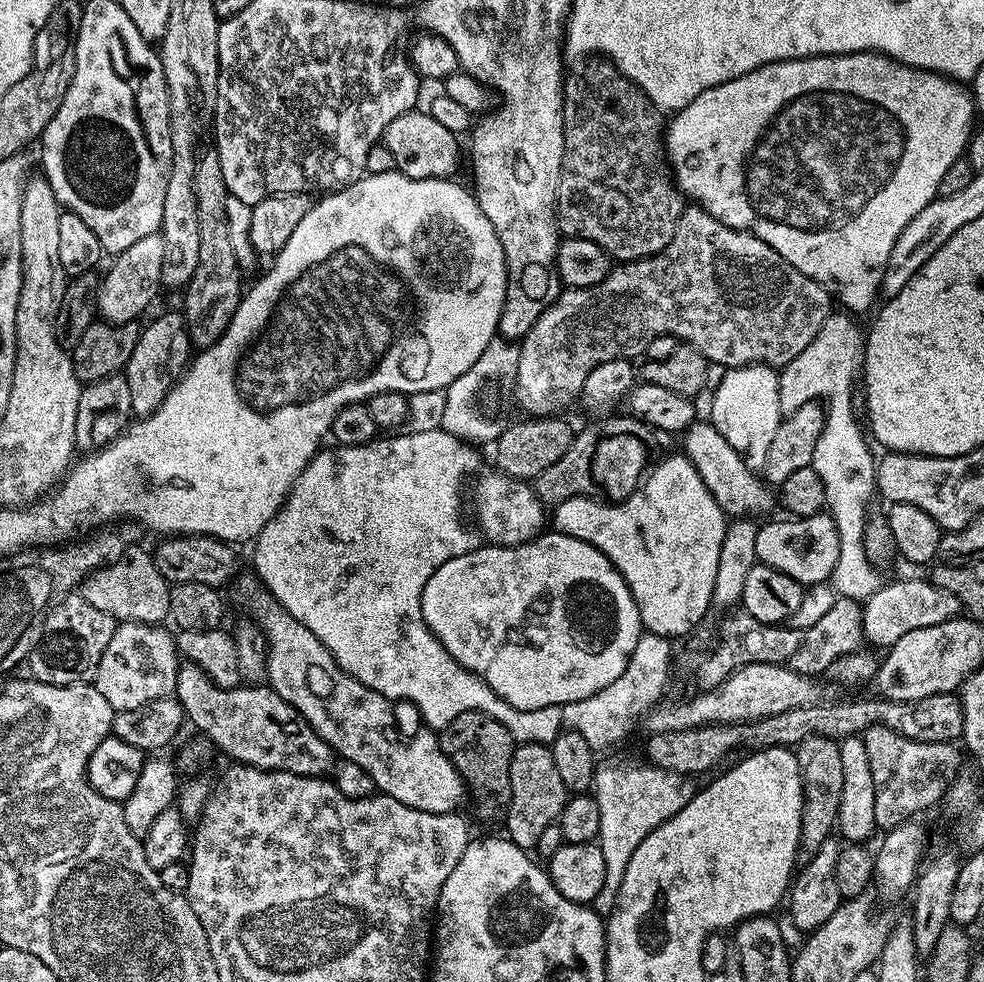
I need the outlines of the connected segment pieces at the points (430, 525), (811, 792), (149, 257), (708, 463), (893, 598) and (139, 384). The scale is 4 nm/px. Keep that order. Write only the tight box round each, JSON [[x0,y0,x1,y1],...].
[[266,428,565,745],[794,736,842,862],[96,234,164,324],[682,418,774,516],[863,579,961,650],[122,311,190,417]]

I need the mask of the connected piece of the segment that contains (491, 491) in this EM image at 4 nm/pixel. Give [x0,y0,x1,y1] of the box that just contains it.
[476,470,545,548]

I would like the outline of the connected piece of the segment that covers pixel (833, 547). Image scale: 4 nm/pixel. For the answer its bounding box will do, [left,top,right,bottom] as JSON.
[756,514,840,586]

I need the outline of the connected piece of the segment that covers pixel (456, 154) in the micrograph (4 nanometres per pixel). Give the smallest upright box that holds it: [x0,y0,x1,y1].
[382,110,460,180]

